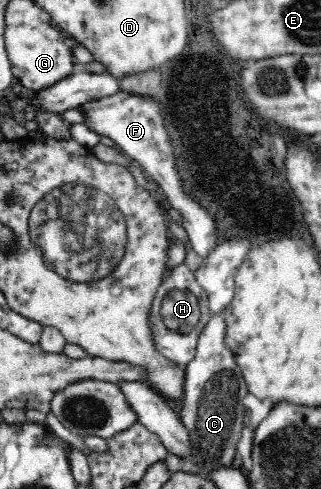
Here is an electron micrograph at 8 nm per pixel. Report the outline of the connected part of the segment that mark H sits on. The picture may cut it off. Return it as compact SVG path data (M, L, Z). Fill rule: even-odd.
M184 262L166 270L159 285L149 312L155 349L176 364L187 364L193 360L199 335L211 317L207 294Z

